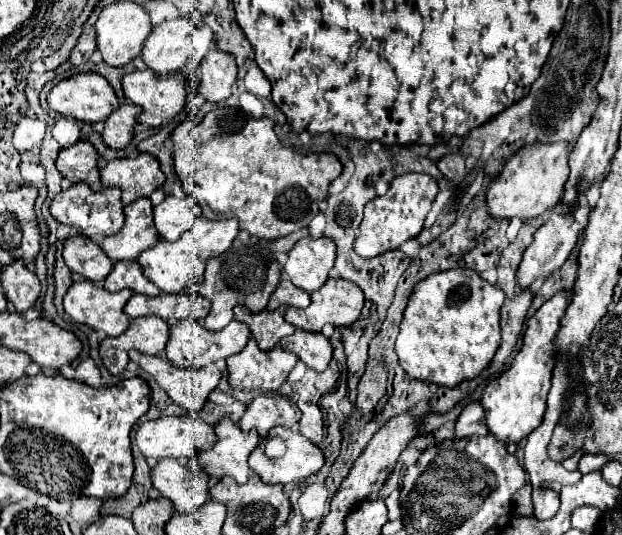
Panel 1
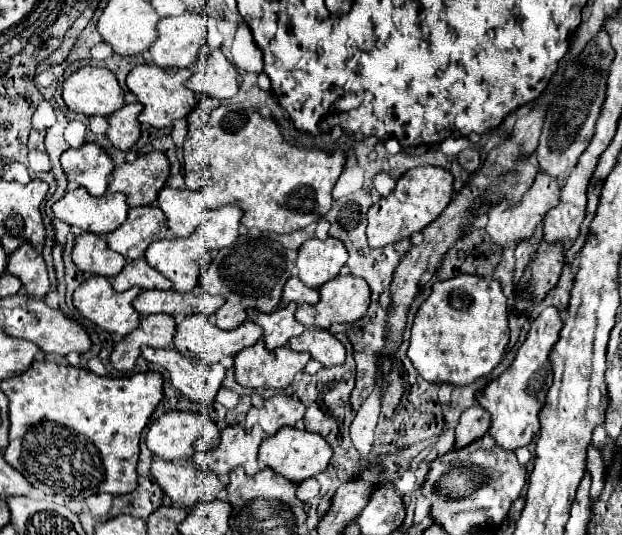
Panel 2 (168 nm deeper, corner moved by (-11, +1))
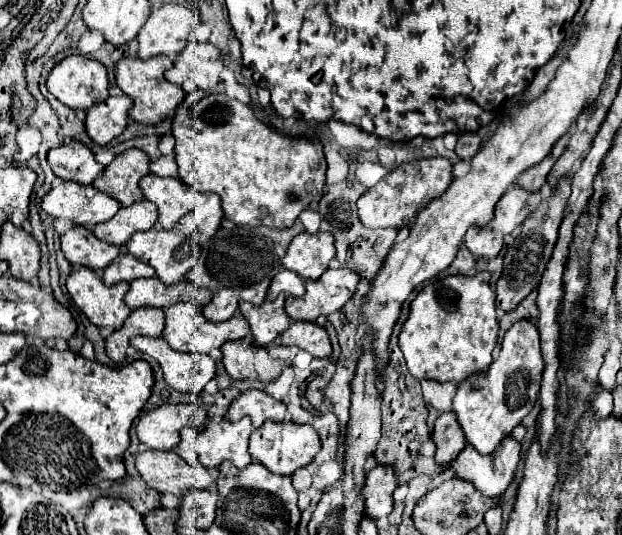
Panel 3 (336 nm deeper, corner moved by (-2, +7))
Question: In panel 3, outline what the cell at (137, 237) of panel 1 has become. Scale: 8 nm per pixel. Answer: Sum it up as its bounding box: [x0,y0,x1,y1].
[94,200,158,246]

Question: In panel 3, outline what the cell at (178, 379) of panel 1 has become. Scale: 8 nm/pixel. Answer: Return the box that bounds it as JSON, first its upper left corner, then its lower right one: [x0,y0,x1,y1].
[130,336,216,396]

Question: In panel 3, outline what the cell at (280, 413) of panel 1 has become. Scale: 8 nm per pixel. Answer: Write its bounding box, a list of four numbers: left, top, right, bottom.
[228,388,286,428]

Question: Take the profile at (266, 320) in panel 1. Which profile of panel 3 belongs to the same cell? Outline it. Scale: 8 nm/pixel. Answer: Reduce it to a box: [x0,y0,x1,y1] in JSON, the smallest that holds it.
[240,294,290,346]

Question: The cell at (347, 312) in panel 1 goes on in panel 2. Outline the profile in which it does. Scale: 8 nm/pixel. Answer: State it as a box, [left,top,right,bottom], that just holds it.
[295,276,371,328]

